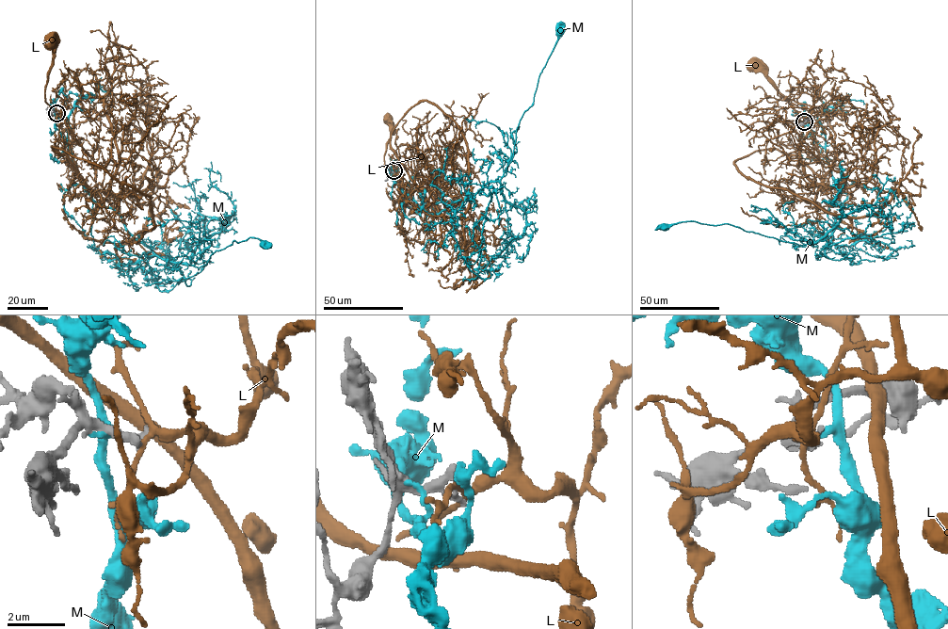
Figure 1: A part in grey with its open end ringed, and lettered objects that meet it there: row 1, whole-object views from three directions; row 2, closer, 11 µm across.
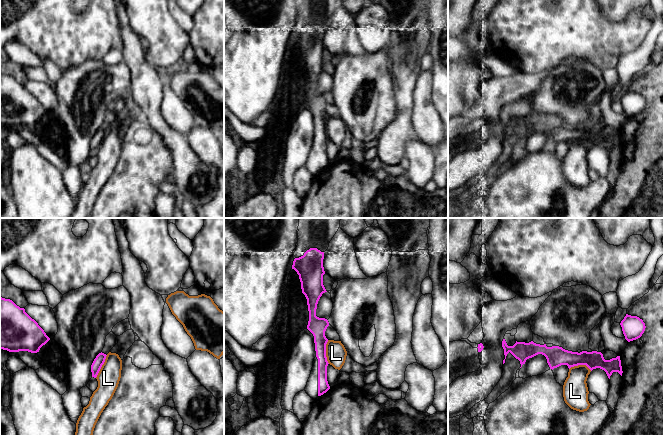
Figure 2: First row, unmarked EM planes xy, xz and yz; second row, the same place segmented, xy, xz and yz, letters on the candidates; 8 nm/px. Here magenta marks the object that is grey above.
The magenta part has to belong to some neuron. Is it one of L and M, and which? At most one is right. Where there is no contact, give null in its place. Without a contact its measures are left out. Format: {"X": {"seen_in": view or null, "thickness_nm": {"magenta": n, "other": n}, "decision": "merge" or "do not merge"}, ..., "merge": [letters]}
{"L": {"seen_in": "xz", "thickness_nm": {"magenta": 150, "other": 160}, "decision": "do not merge"}, "M": {"seen_in": null, "decision": "do not merge"}, "merge": []}

